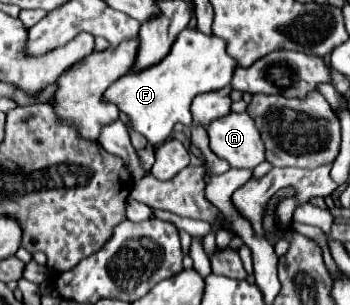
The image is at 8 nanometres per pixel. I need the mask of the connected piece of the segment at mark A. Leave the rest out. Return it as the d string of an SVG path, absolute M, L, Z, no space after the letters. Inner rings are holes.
M228 113L208 129L210 149L234 169L254 169L266 159L264 143L248 113Z

